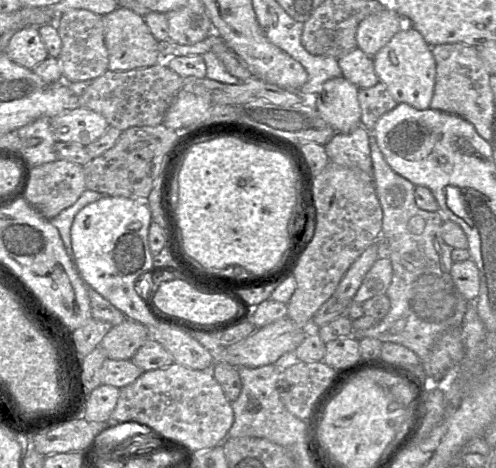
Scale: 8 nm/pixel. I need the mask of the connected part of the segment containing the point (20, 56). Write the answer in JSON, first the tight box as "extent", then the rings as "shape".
{"extent":[5,26,49,69],"shape":[[[35,26],[15,31],[8,41],[5,52],[13,62],[27,69],[34,69],[49,57],[38,27]]]}

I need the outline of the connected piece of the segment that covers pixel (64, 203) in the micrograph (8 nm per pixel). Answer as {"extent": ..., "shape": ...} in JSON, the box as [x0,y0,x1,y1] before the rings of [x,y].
{"extent":[25,159,86,219],"shape":[[[58,159],[32,167],[25,200],[39,214],[53,219],[86,190],[83,166]]]}

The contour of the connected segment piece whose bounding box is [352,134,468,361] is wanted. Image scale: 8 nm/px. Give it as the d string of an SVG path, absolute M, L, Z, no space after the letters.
M373 134L369 136L369 145L373 167L373 183L383 213L381 238L388 244L389 258L378 258L375 261L365 275L352 301L363 304L375 296L386 294L390 300L390 309L387 315L375 326L362 332L354 332L354 336L358 339L370 337L378 339L382 343L401 344L412 350L422 361L422 359L427 359L434 343L444 331L461 327L468 301L461 295L451 276L452 248L442 238L441 227L444 222L442 214L439 211L422 210L416 205L414 197L416 186L390 167Z

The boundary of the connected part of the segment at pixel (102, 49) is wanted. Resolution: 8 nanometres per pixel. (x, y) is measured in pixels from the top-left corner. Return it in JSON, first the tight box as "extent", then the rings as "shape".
{"extent":[55,9,108,82],"shape":[[[73,9],[60,14],[55,26],[62,42],[58,60],[64,82],[93,81],[108,71],[108,51],[102,16],[88,10]]]}

